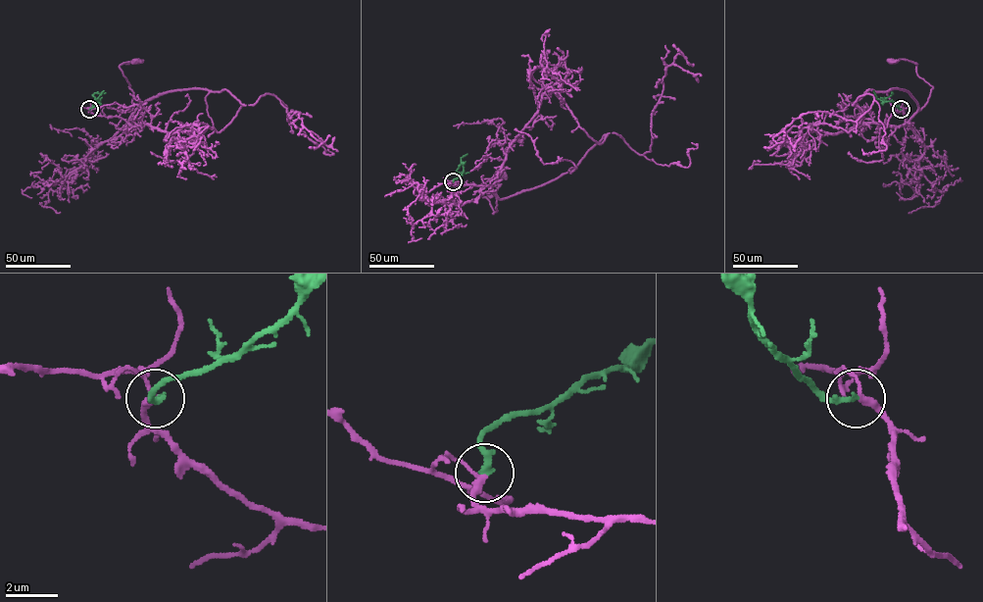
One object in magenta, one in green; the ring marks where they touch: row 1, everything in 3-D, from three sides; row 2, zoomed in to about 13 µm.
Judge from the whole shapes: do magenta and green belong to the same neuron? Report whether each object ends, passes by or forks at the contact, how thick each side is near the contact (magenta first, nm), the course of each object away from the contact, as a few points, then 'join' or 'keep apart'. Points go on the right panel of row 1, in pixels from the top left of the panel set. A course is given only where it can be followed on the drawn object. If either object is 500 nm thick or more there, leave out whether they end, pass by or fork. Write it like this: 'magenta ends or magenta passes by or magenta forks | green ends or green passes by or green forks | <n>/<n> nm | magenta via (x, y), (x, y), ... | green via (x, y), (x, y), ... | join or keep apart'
magenta passes by | green ends | 240/260 nm | magenta via (901, 109), (907, 123), (924, 106), (933, 87), (918, 75), (915, 63), (905, 59), (893, 62) | green via (901, 109), (891, 100), (882, 102), (892, 92) | join

